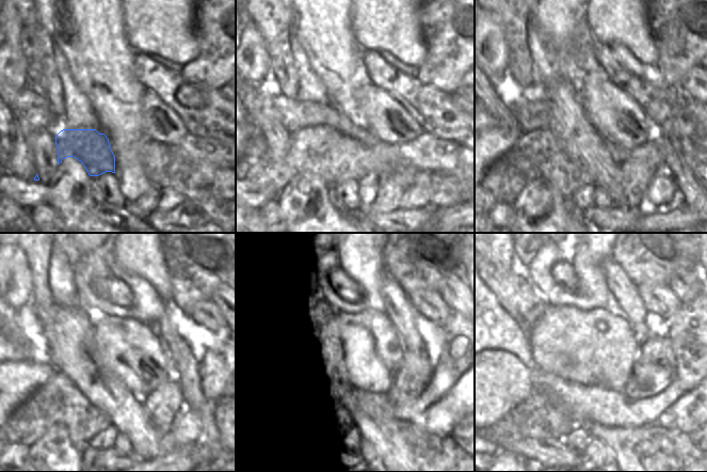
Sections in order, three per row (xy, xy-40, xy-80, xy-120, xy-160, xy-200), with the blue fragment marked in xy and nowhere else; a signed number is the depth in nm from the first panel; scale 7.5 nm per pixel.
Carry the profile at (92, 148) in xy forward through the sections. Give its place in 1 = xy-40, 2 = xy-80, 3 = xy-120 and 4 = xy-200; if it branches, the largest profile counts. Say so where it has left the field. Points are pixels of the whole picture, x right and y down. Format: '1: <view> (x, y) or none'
1: xy-40 (332, 156)
2: xy-80 (566, 161)
3: xy-120 (60, 400)
4: xy-200 (536, 417)

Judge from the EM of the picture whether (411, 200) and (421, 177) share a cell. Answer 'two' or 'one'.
one

